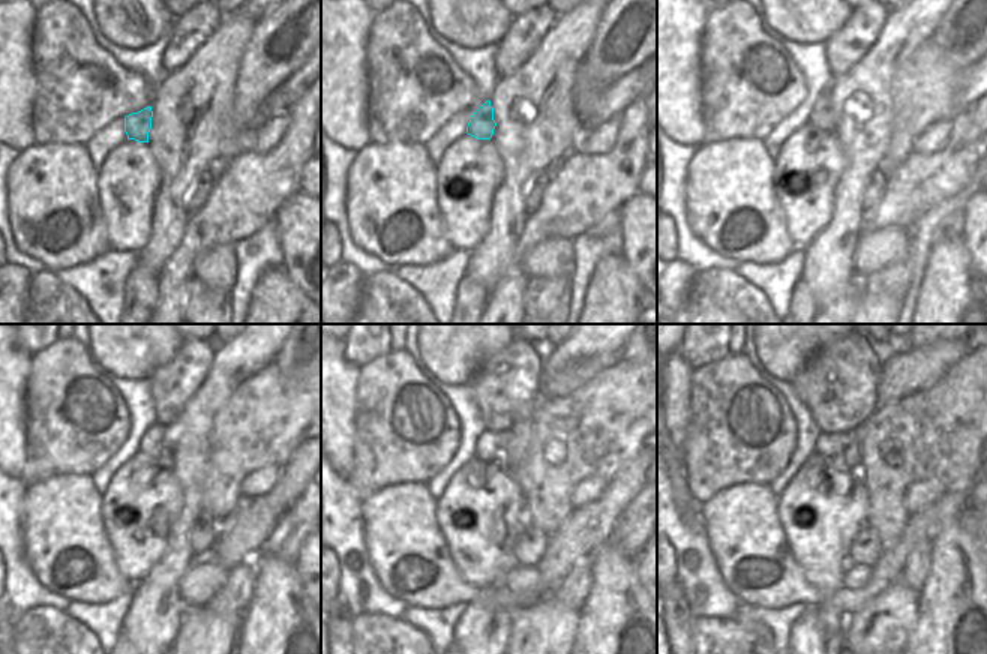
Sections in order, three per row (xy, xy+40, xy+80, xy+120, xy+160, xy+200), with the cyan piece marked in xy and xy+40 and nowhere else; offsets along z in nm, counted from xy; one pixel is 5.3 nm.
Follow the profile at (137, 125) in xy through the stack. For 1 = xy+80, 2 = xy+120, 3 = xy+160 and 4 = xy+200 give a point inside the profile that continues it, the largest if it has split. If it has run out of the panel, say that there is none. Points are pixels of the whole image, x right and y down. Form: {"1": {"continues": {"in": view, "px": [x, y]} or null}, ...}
{"1": {"continues": {"in": "xy+80", "px": [821, 116]}}, "2": {"continues": {"in": "xy+120", "px": [152, 443]}}, "3": {"continues": {"in": "xy+160", "px": [489, 446]}}, "4": {"continues": {"in": "xy+200", "px": [842, 450]}}}

